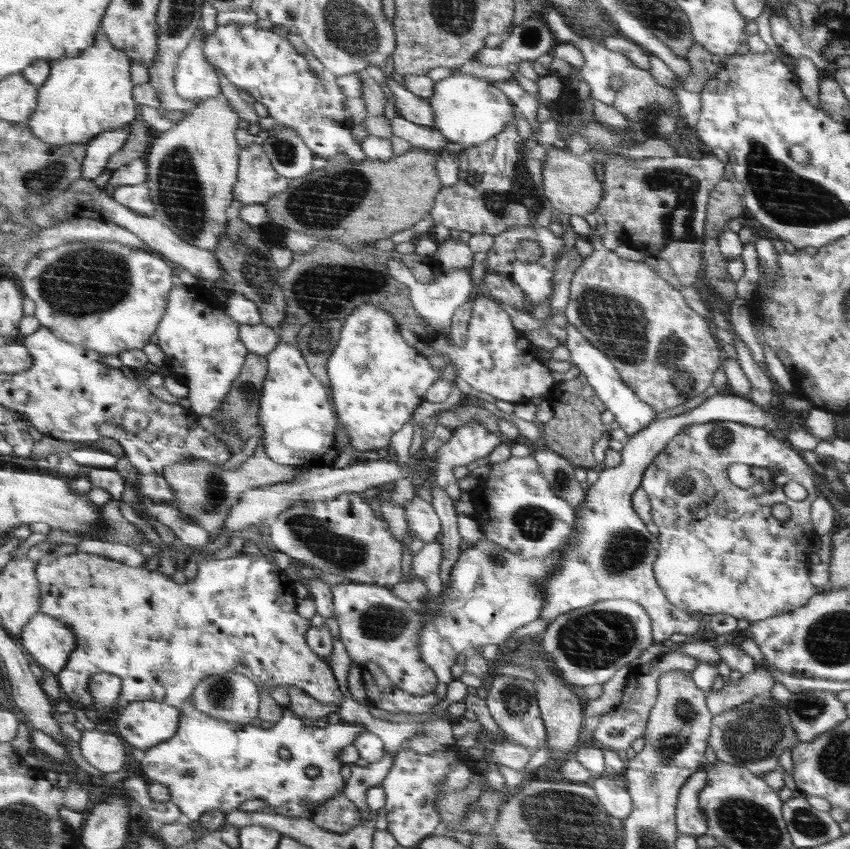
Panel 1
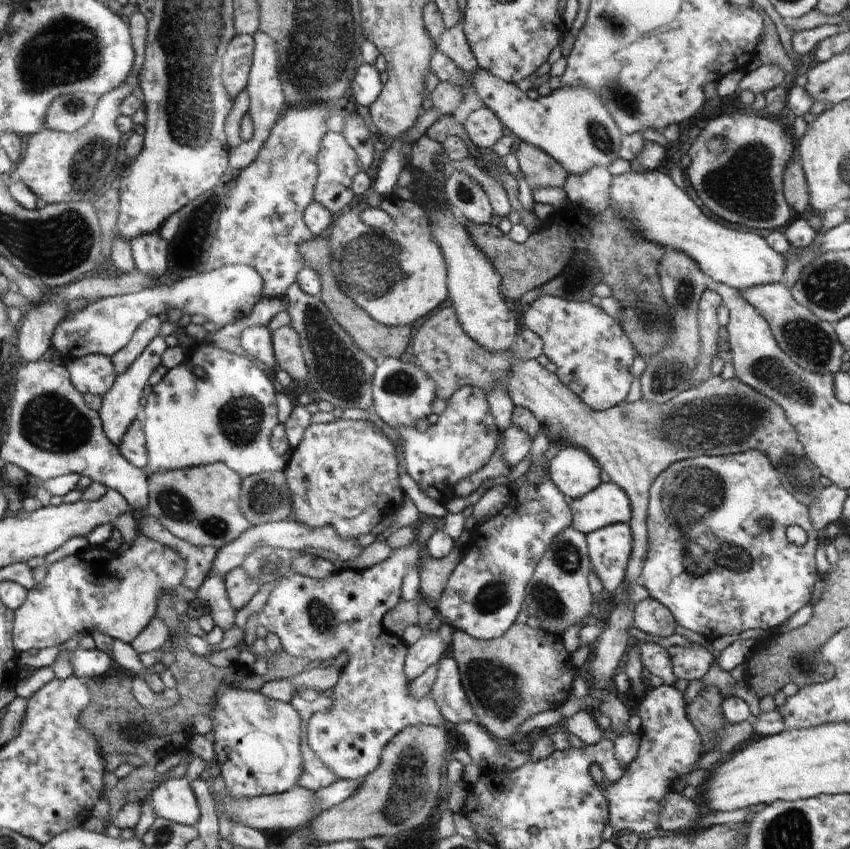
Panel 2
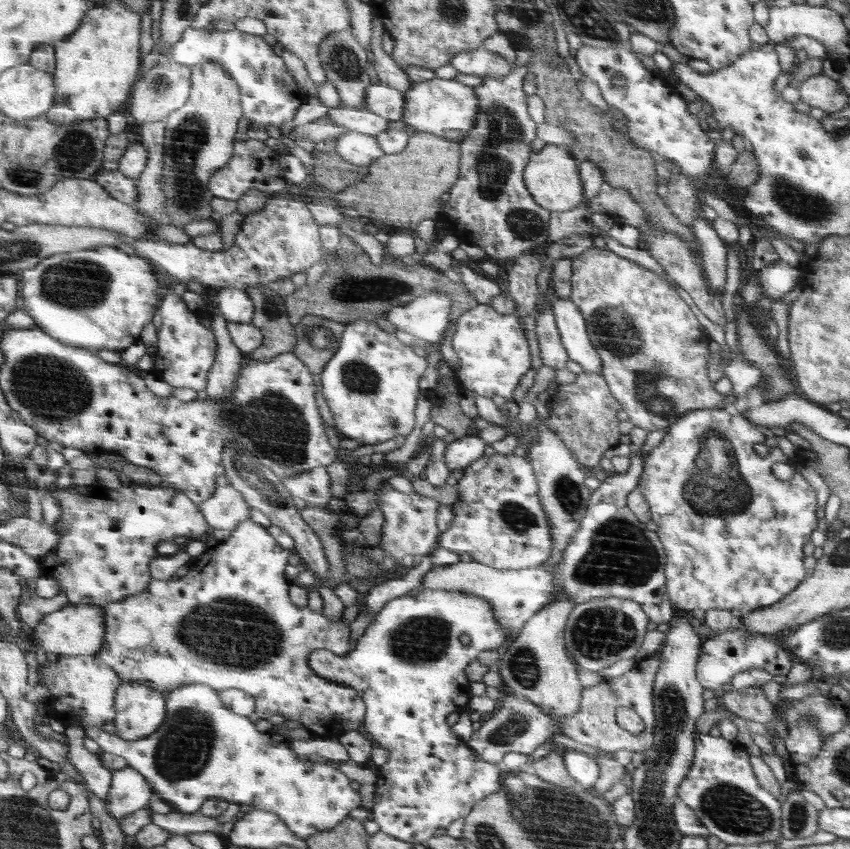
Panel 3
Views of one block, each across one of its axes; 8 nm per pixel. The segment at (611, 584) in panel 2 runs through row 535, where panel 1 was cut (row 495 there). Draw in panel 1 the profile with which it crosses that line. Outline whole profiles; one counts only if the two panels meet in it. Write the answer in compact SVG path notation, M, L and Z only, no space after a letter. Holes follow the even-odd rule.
M719 392L709 396L700 406L678 416L655 420L644 431L630 437L620 452L620 465L599 469L600 478L590 486L584 505L576 512L577 536L562 554L558 568L542 584L546 591L546 604L538 619L548 619L548 622L552 623L558 616L577 608L592 606L600 601L626 599L641 603L653 619L654 642L660 644L676 632L696 634L699 621L694 620L688 611L670 604L658 586L654 576L654 560L658 557L659 541L647 530L645 521L633 506L633 494L641 486L641 479L650 462L653 462L682 430L691 425L731 421L770 430L784 423L785 415L788 415L787 411L777 402L770 411L764 411L748 397Z

